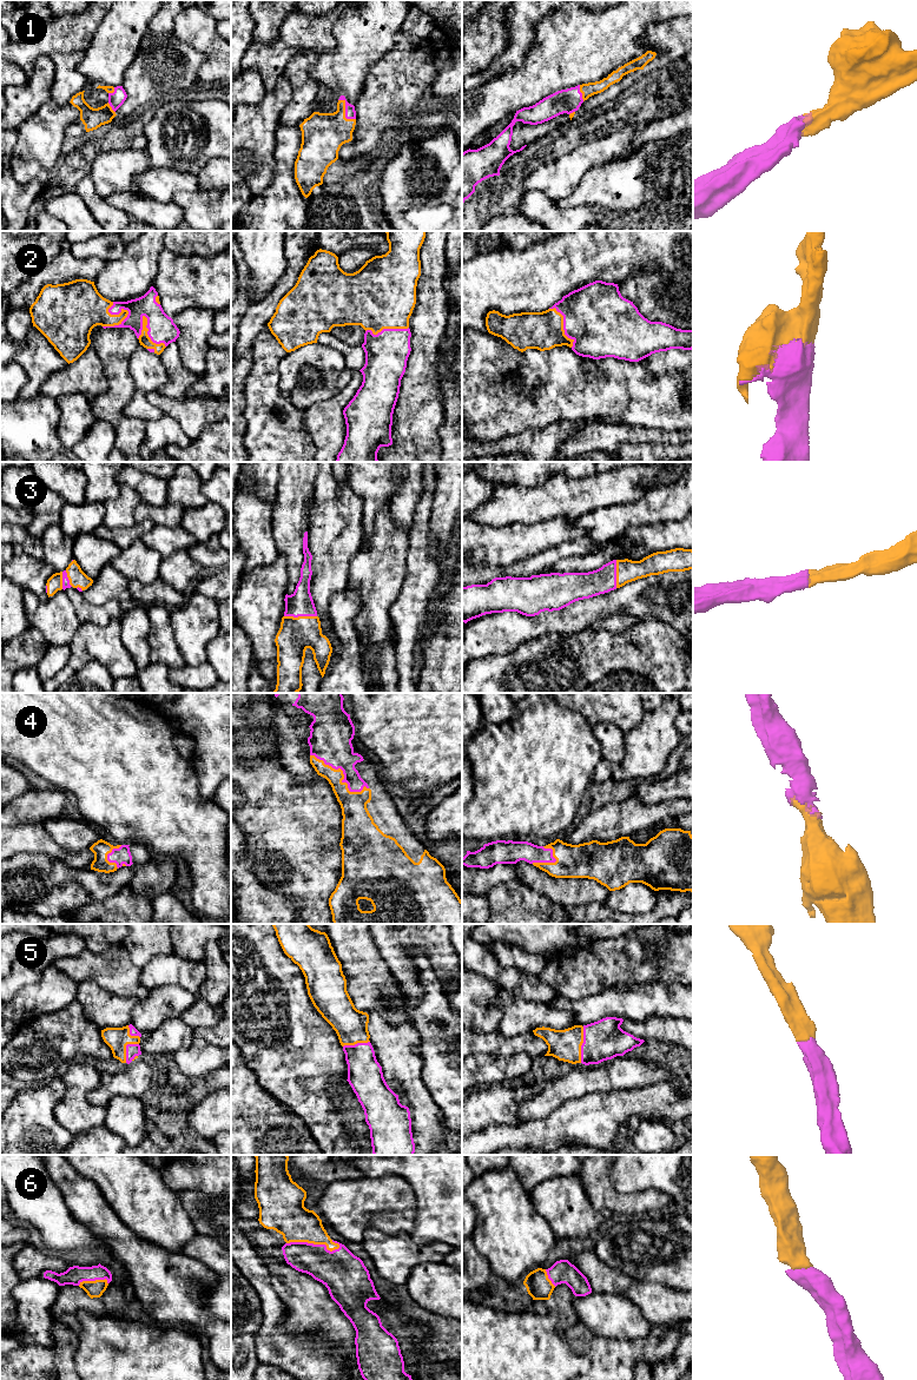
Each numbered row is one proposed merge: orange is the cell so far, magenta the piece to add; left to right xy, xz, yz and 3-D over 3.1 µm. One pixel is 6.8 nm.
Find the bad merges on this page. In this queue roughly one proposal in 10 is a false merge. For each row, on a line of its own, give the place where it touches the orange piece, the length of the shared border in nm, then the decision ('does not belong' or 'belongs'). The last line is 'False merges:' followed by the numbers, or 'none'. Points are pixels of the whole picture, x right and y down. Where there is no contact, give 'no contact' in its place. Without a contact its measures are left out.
1: meets orange in xz at (344, 111); contact 180 nm long; belongs
2: meets orange in xy at (147, 335); contact 280 nm long; belongs
3: meets orange in xz at (301, 616); contact 220 nm long; belongs
4: meets orange in xz at (343, 774); contact 460 nm long; belongs
5: meets orange in yz at (581, 1044); contact 240 nm long; belongs
6: meets orange in xz at (314, 1243); contact 360 nm long; belongs
False merges: none

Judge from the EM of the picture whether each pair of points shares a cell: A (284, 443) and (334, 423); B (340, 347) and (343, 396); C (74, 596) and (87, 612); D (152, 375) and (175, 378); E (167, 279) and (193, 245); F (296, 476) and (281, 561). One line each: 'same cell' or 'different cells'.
A: different cells
B: different cells
C: same cell
D: different cells
E: different cells
F: different cells

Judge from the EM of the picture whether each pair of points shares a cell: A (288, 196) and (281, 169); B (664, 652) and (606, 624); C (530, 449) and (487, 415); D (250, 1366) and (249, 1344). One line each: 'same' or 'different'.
A: same
B: different
C: different
D: same

